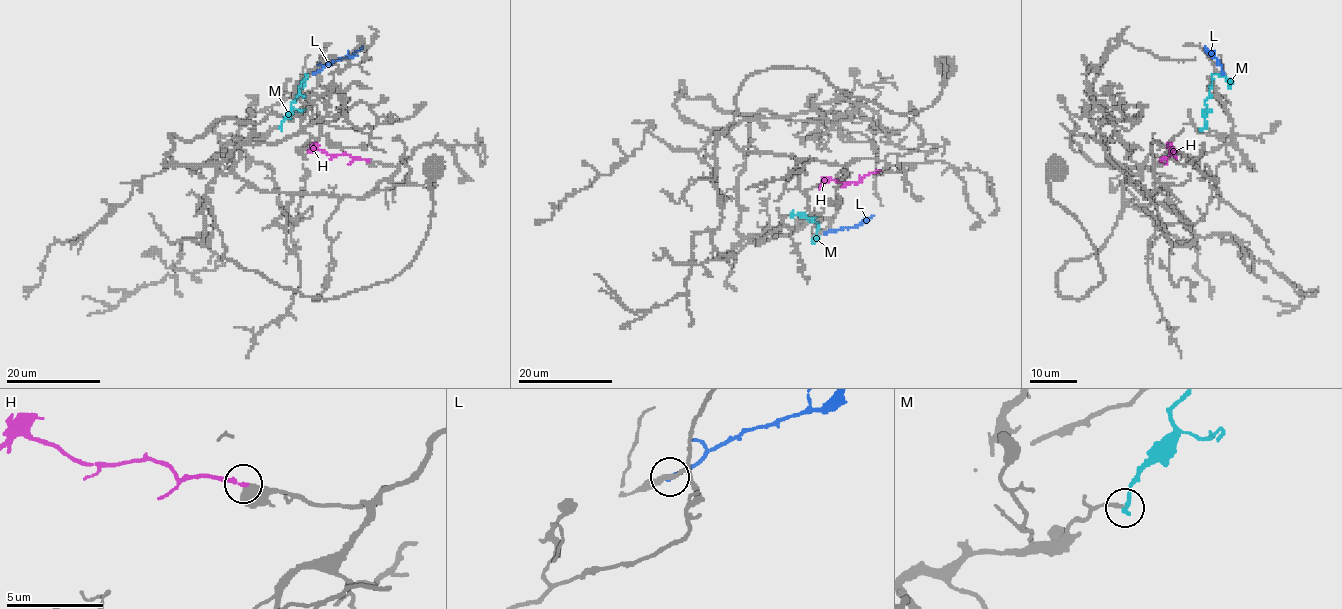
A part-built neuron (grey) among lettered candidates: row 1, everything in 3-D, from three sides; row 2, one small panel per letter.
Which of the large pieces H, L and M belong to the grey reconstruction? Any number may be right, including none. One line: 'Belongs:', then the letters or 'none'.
Belongs: H

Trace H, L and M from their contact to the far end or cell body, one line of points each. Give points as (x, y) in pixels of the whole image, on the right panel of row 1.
H: (1160, 160), (1173, 155), (1170, 153), (1171, 148), (1178, 150)
L: (1223, 72), (1205, 46)
M: (1204, 128), (1205, 102), (1212, 76), (1223, 76), (1231, 88)

